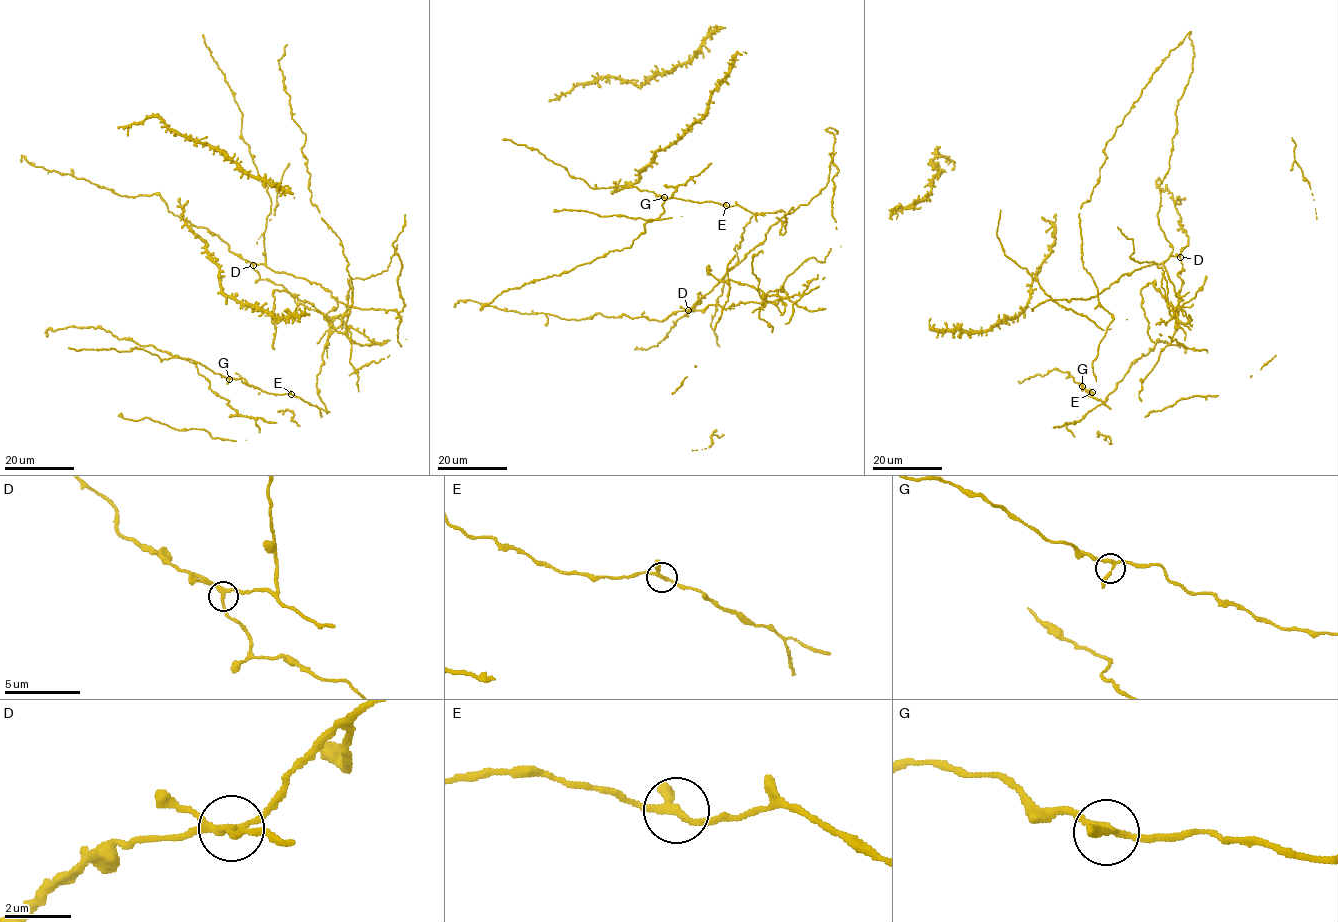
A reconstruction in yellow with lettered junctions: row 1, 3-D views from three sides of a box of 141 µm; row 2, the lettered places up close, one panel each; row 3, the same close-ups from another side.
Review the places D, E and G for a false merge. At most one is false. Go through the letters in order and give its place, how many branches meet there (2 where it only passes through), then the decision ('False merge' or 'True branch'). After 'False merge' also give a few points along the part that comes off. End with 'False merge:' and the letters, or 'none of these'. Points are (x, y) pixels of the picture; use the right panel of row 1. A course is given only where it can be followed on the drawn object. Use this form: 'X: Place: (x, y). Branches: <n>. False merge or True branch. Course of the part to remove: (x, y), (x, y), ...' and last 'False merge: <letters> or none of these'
D: Place: (1180, 257). Branches: 3. False merge. Course of the part to remove: (1179, 257), (1182, 270), (1177, 276), (1183, 282), (1175, 314), (1154, 282), (1140, 294), (1149, 337), (1154, 342)
E: Place: (1092, 392). Branches: 3. True branch
G: Place: (1082, 386). Branches: 3. True branch
False merge: D

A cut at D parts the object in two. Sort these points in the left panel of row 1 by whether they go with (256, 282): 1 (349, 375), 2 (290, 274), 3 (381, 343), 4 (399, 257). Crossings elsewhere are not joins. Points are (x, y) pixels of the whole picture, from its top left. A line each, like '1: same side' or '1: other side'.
1: other side
2: other side
3: same side
4: other side

